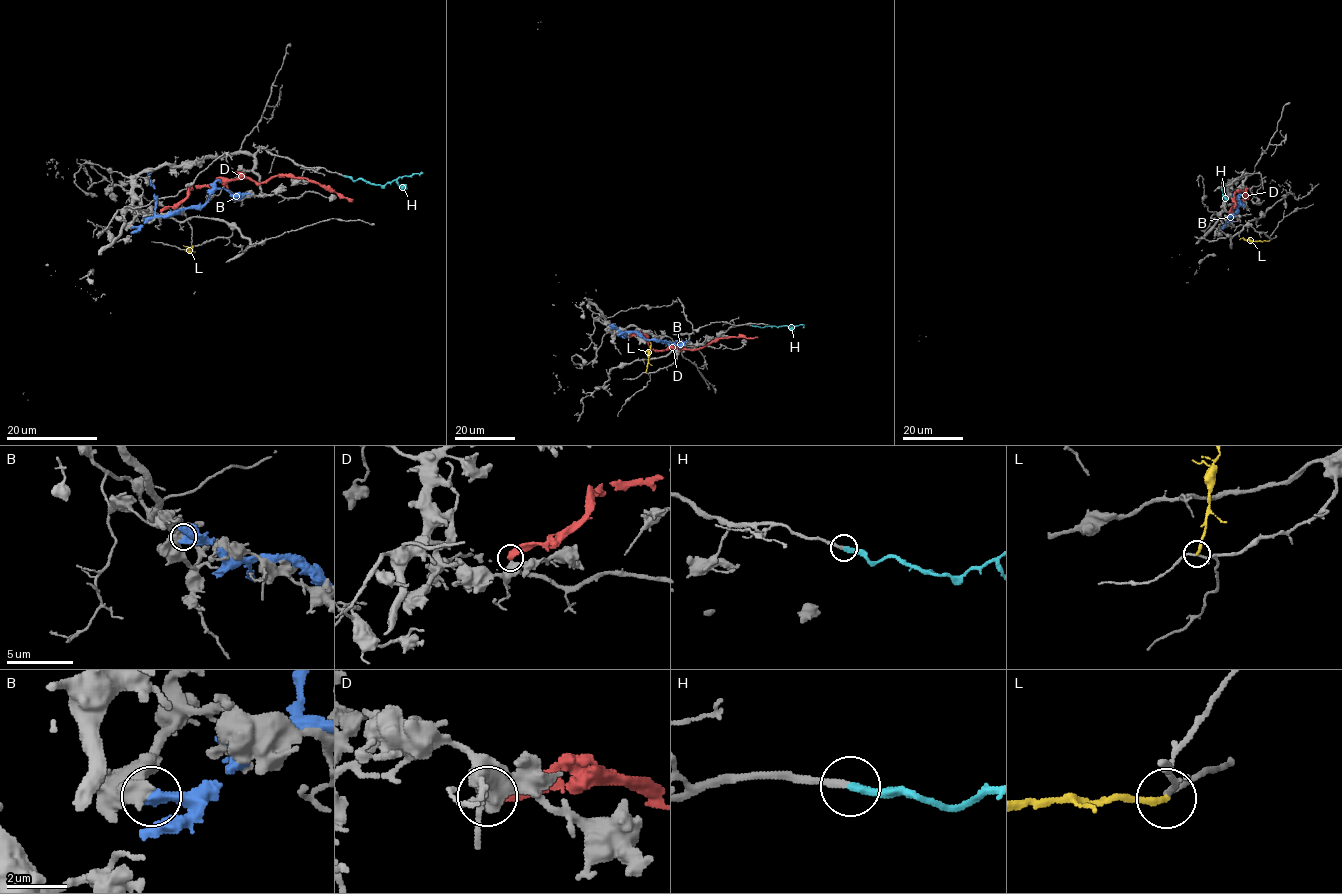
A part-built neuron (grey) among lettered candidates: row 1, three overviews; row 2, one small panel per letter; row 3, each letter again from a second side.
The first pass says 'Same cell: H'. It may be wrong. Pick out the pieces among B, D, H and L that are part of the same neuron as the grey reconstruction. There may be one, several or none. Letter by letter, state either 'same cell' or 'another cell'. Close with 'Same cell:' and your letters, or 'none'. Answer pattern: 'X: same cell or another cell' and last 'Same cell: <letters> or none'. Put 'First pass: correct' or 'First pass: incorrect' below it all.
B: another cell
D: another cell
H: same cell
L: another cell
Same cell: H
First pass: correct

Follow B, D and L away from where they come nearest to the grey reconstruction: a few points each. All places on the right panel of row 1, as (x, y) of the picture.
B: (1223, 225), (1236, 212), (1239, 199), (1242, 205), (1238, 203)
D: (1232, 214), (1232, 207), (1247, 198), (1246, 192), (1246, 195), (1241, 190), (1235, 192), (1234, 208)
L: (1269, 240), (1239, 240)

